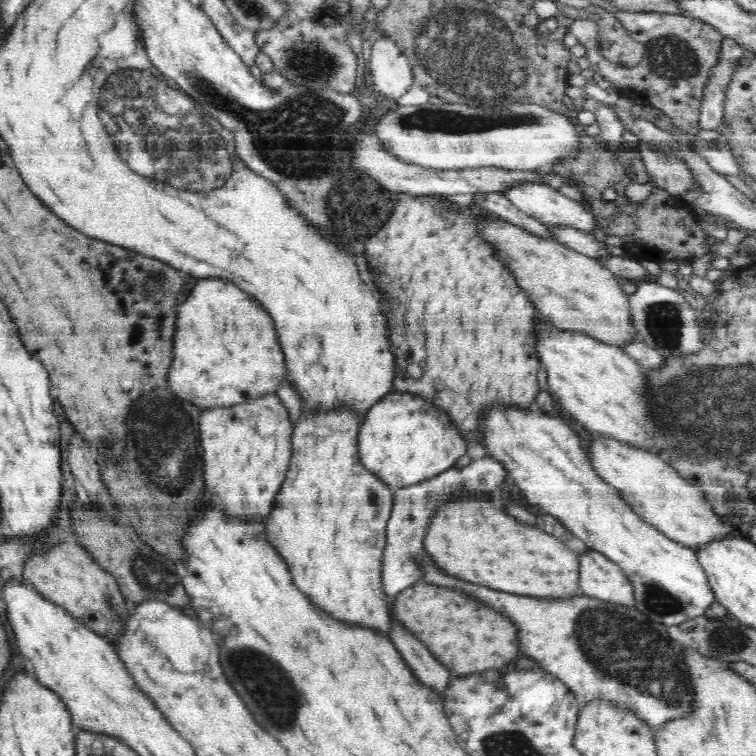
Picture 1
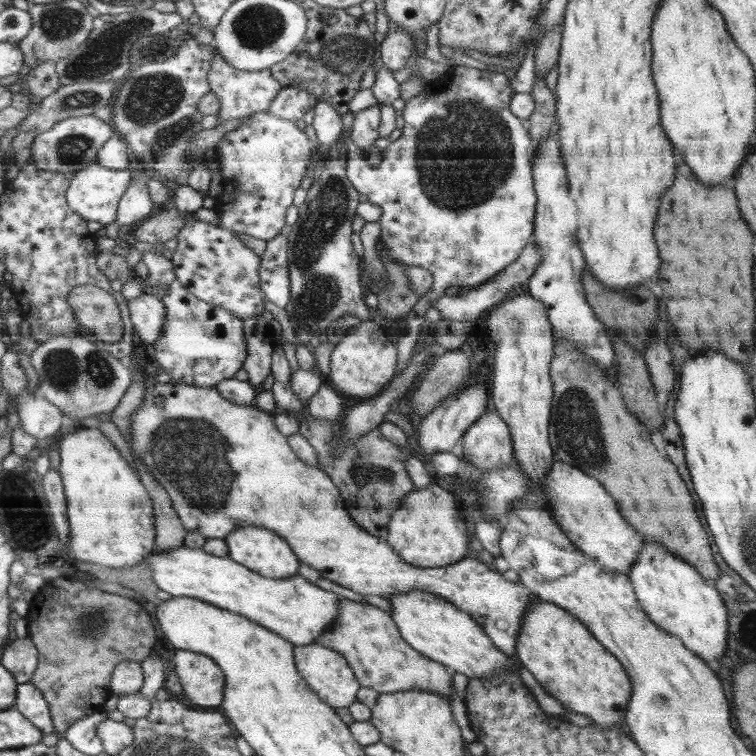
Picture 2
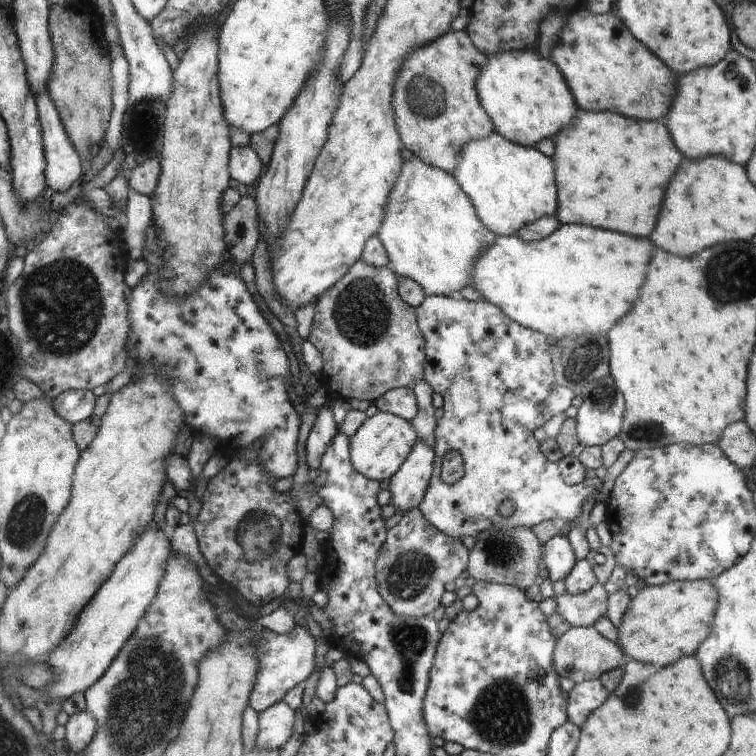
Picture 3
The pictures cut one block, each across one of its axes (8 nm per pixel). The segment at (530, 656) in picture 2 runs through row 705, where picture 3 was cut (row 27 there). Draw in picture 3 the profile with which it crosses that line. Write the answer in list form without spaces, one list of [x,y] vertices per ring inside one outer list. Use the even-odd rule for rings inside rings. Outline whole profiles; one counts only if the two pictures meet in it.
[[[586,5],[578,12],[567,14],[567,22],[562,32],[556,36],[550,50],[550,60],[561,69],[569,88],[576,98],[577,106],[586,112],[612,112],[626,118],[662,121],[666,112],[673,106],[674,96],[678,94],[677,74],[670,69],[651,49],[630,32],[624,21],[612,11],[608,14],[592,14]]]

